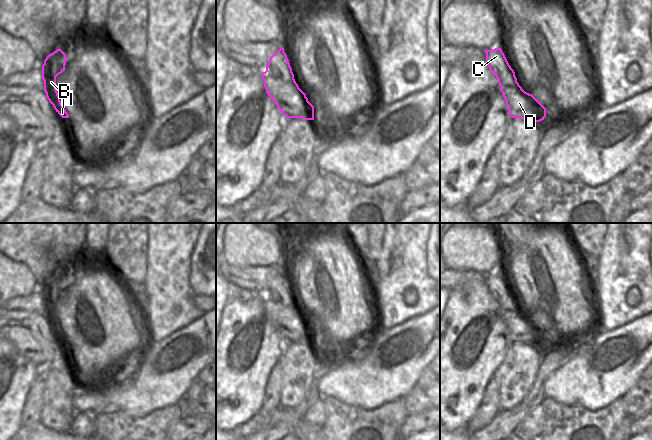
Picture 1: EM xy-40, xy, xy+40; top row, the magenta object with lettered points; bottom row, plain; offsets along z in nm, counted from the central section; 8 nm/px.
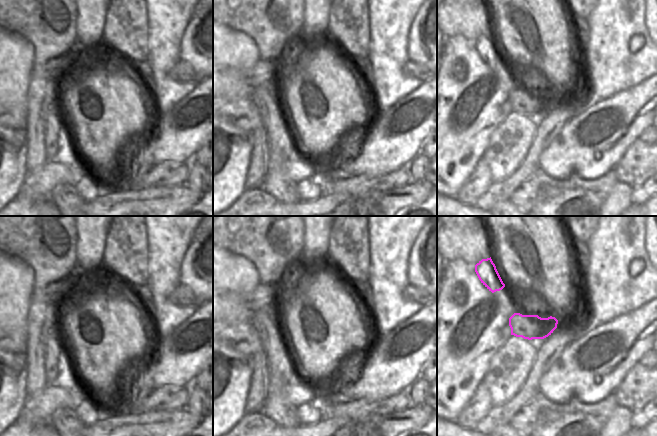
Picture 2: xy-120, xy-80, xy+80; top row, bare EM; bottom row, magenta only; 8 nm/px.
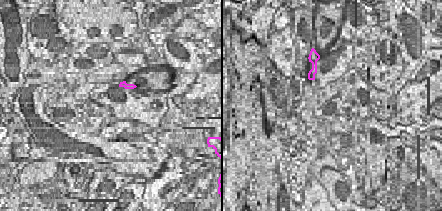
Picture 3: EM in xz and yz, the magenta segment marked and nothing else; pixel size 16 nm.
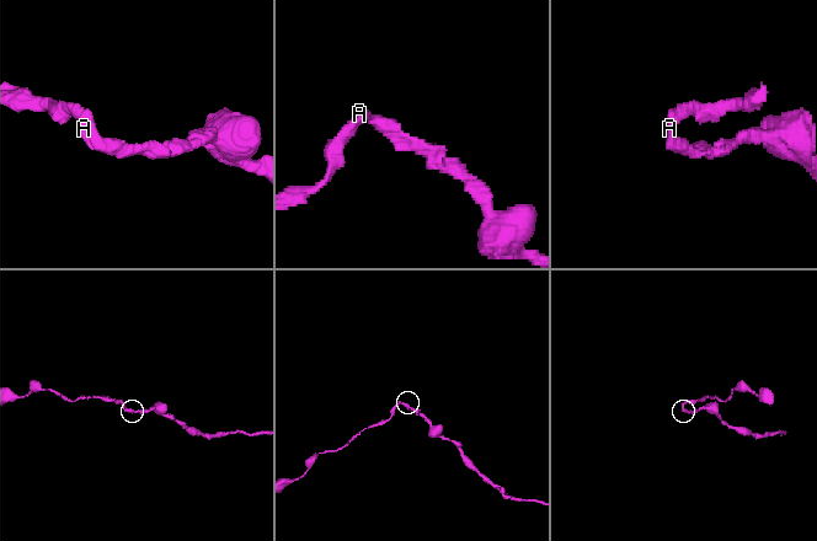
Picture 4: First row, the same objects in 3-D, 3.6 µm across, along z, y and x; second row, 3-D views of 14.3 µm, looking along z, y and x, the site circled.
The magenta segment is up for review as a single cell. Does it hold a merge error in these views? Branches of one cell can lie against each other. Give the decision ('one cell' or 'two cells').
two cells

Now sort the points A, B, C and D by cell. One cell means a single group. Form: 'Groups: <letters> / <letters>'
Groups: A C / B D.

